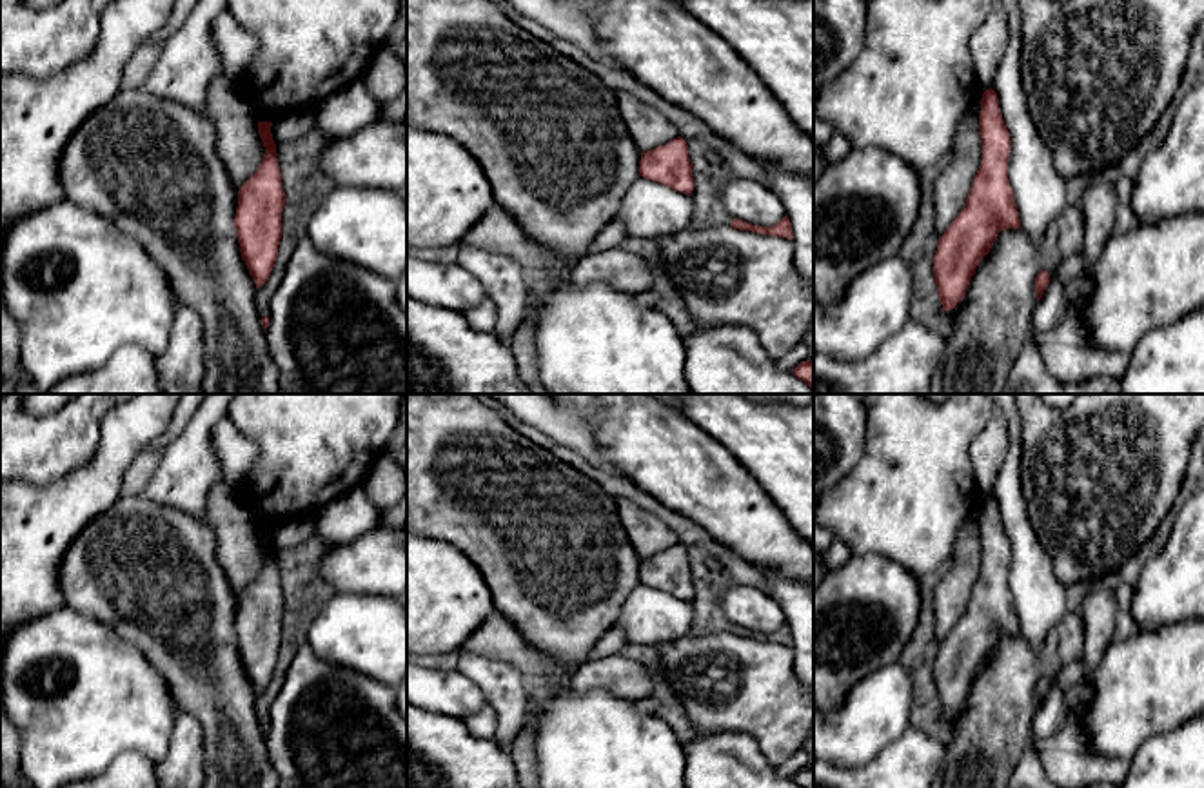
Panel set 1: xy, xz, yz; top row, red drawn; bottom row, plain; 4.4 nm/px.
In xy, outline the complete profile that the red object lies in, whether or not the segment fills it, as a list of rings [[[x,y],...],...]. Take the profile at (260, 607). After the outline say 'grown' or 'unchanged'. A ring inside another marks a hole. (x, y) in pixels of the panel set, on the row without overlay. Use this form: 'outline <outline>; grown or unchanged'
outline [[[225,481],[209,492],[207,525],[214,532],[218,565],[238,597],[236,643],[258,695],[269,686],[278,663],[285,612],[272,528],[258,528]]]; grown

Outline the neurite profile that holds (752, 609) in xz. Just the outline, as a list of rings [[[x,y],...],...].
[[[732,586],[721,596],[726,619],[759,634],[772,634],[786,623],[785,612],[772,596],[754,586]]]

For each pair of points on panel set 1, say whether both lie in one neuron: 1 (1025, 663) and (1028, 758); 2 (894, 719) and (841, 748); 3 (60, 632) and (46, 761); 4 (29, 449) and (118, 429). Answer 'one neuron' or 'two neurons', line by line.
1: two neurons
2: one neuron
3: one neuron
4: two neurons

